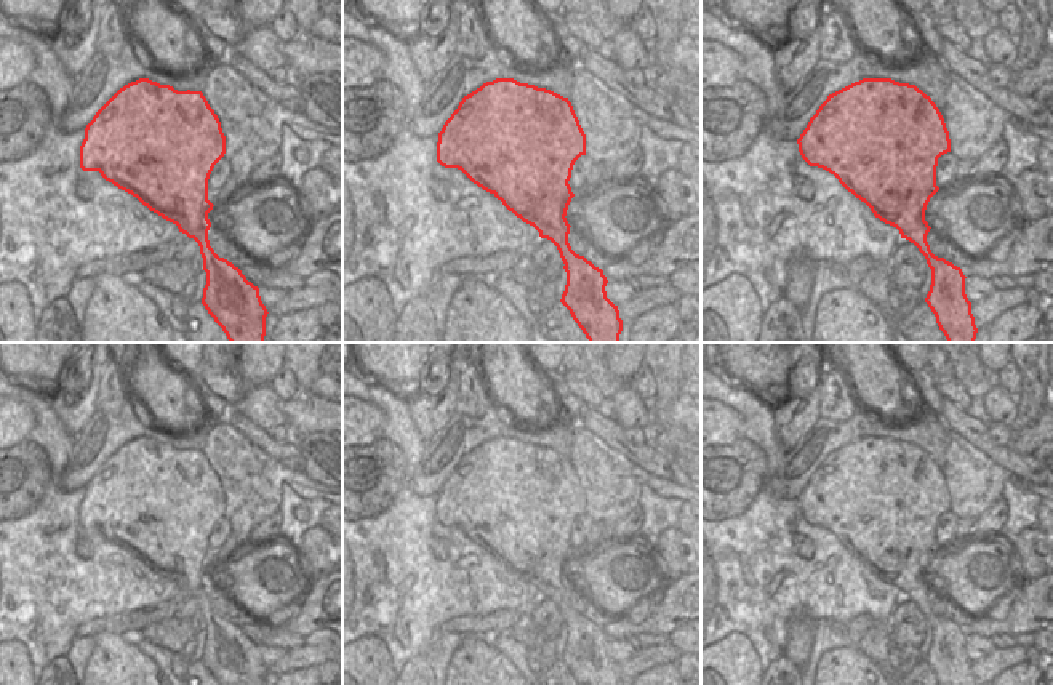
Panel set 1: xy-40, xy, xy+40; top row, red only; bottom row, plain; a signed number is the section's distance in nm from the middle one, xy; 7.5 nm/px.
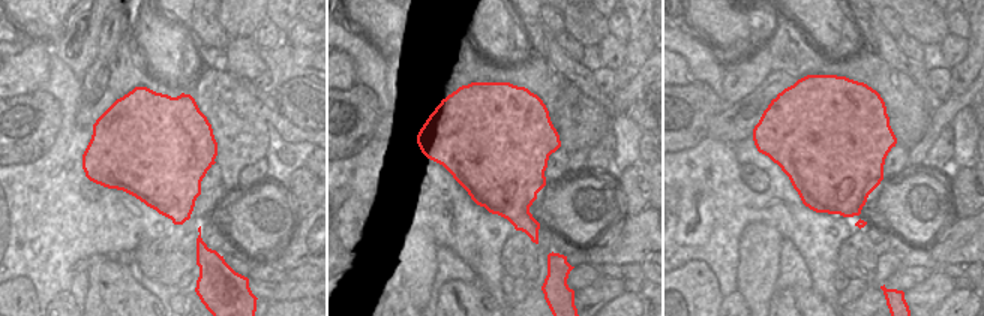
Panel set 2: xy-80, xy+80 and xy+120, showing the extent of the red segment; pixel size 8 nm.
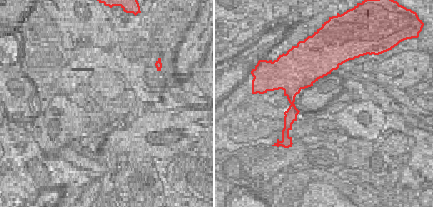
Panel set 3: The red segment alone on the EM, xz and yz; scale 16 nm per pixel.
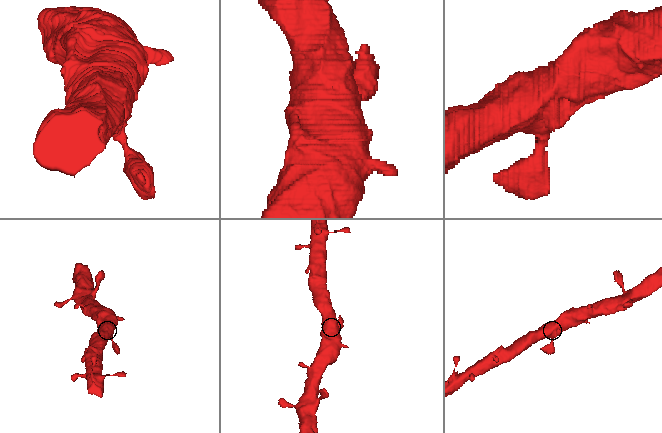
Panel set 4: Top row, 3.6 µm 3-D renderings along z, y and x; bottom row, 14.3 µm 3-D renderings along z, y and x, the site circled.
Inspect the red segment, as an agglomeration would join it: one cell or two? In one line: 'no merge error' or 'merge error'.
no merge error

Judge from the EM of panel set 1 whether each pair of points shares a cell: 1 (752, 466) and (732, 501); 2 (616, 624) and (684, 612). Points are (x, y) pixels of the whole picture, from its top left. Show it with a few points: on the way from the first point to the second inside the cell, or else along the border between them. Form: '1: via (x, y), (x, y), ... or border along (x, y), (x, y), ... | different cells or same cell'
1: via (744, 474), (732, 487), (732, 493) | same cell
2: via (632, 626), (650, 626), (668, 616) | same cell

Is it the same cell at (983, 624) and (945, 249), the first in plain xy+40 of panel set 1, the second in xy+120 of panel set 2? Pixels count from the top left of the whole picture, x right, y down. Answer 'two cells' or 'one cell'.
one cell

